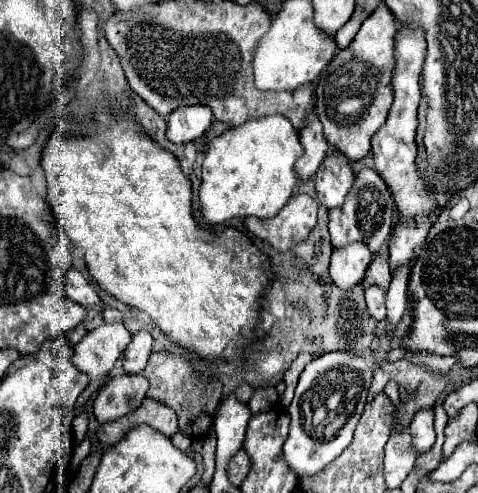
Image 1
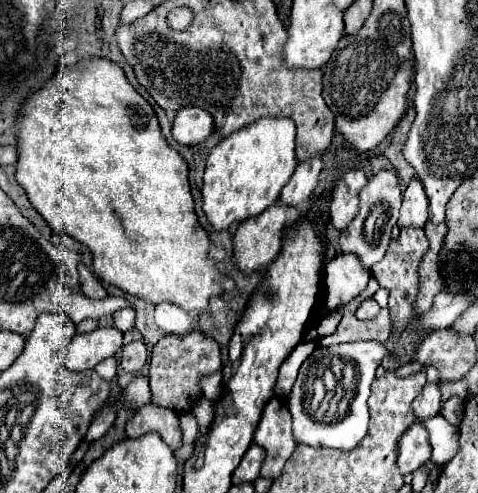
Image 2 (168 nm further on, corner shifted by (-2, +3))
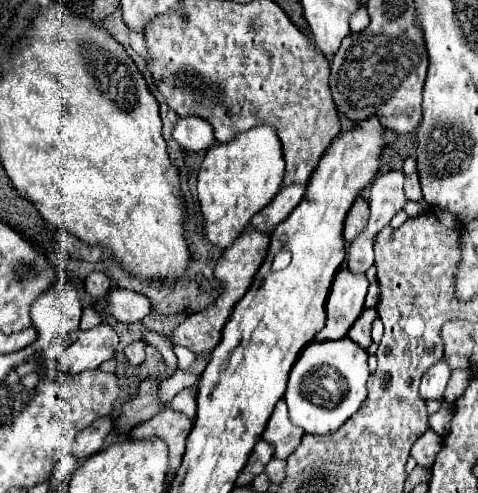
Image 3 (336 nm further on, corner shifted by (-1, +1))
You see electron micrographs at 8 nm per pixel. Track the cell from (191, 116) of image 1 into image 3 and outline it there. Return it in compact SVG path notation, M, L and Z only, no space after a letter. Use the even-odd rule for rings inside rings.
M201 117L179 119L173 129L173 139L185 151L207 151L213 143L213 127Z

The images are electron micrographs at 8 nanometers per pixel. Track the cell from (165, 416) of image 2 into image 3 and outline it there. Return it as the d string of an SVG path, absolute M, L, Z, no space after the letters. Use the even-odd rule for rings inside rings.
M165 407L149 421L135 425L131 429L131 437L133 439L159 437L161 441L165 441L169 449L169 471L175 473L181 465L181 459L185 453L185 439L191 433L191 429L193 429L193 421L187 415Z

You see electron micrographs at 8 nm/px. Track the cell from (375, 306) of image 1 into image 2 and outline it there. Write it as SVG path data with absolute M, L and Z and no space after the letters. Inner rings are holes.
M370 297L370 299L366 299L366 301L358 307L356 317L358 317L358 319L372 319L372 317L378 315L378 311L380 311L380 305Z

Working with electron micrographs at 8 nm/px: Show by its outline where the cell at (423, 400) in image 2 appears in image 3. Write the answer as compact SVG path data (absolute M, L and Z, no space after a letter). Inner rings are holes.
M445 359L437 361L435 365L431 365L431 367L425 371L423 379L421 379L421 391L419 391L421 397L423 397L425 401L443 397L443 391L445 391L445 385L447 385L447 381L449 381L449 375L451 375L451 369L449 369L449 365L445 363Z

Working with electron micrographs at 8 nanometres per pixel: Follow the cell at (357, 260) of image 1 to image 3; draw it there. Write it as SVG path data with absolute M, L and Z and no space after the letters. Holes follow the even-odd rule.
M347 269L337 273L327 301L327 327L317 333L315 341L341 339L347 335L351 325L365 309L367 287L369 281L365 275L353 275Z

